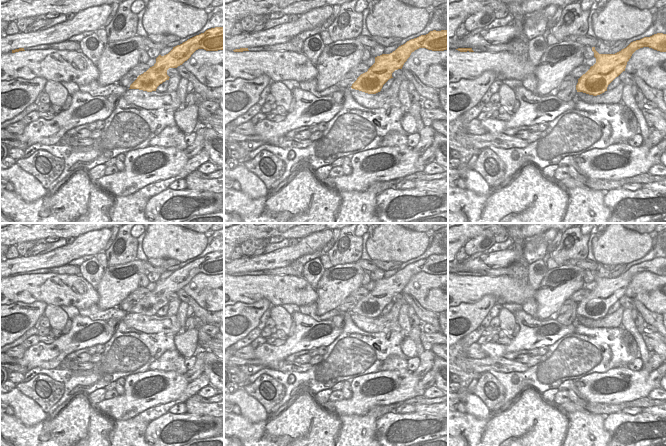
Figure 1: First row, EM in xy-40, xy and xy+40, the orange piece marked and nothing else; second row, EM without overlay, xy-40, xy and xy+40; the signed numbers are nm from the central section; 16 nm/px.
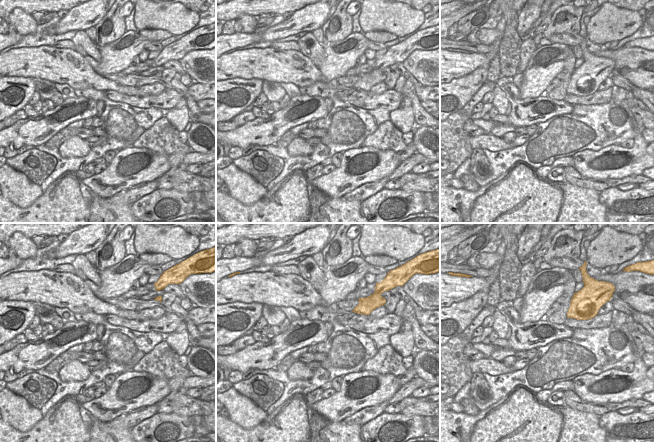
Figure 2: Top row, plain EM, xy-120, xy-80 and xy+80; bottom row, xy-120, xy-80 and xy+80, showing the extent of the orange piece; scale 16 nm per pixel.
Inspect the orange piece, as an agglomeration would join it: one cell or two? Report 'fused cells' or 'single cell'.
single cell

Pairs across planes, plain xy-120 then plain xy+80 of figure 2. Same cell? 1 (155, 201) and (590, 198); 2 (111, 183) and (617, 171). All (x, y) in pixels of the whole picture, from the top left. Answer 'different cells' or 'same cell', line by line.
1: different cells
2: same cell

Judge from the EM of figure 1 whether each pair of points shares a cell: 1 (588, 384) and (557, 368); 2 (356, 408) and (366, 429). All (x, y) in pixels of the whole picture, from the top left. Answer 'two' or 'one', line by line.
1: two
2: two

